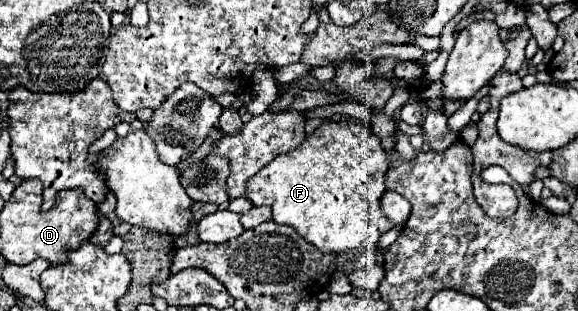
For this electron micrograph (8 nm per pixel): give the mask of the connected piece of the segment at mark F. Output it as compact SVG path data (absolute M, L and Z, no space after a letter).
M326 120L296 150L274 158L252 176L246 198L254 206L270 206L276 224L296 228L320 252L374 248L380 236L394 228L394 222L380 210L380 198L386 192L386 168L386 152L370 124Z

